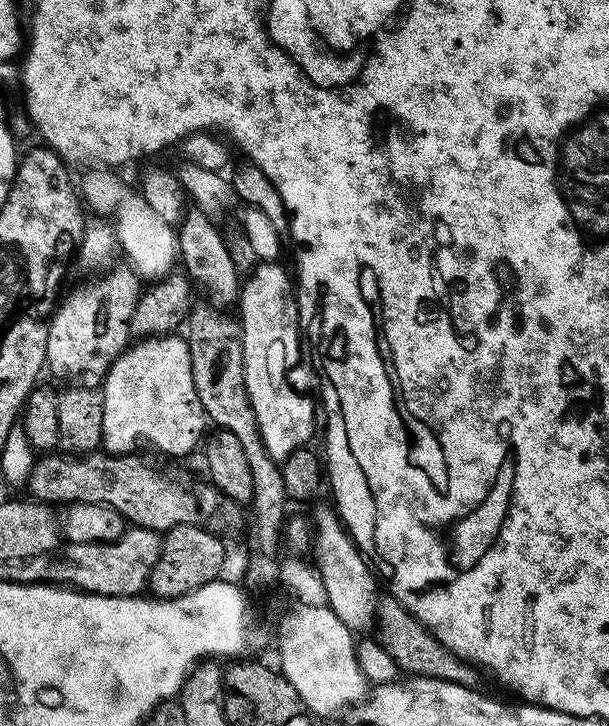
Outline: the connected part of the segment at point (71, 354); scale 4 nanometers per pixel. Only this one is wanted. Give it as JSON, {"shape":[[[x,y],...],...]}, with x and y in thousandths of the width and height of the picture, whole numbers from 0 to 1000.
{"shape":[[[194,368],[122,398],[87,428],[76,466],[76,507],[95,522],[125,526],[130,518],[169,519],[199,485],[212,478],[217,463],[213,441],[230,413],[233,386],[215,368]]]}

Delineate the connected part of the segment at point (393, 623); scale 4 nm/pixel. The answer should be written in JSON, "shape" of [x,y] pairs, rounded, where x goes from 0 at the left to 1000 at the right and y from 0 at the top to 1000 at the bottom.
{"shape":[[[632,818],[619,825],[614,871],[624,875],[619,876],[622,887],[634,895],[634,901],[640,901],[640,906],[647,906],[658,927],[670,926],[663,928],[672,933],[719,934],[767,948],[783,946],[783,921],[768,910],[757,909],[732,890],[726,890],[722,880],[711,871],[704,871],[700,862],[693,862],[693,857],[686,857],[686,851],[680,851],[680,846],[673,846],[673,840],[667,840],[667,835],[660,835],[660,829],[654,829],[650,821]]]}

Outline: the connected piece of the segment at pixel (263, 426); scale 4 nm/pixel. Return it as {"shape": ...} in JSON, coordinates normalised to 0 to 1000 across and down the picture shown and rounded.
{"shape":[[[427,361],[427,362],[424,362],[424,364],[422,364],[422,366],[420,366],[420,371],[417,371],[417,372],[415,372],[415,375],[414,375],[414,376],[412,376],[412,379],[409,379],[409,380],[407,380],[407,382],[406,382],[406,384],[402,384],[402,386],[401,386],[401,387],[399,387],[399,391],[397,391],[397,395],[396,395],[396,398],[394,398],[394,410],[392,410],[392,415],[391,415],[391,426],[392,426],[392,424],[394,424],[394,430],[392,430],[392,428],[391,428],[391,445],[392,445],[392,448],[394,448],[394,470],[396,470],[396,471],[397,471],[397,504],[399,504],[399,506],[401,506],[401,525],[402,525],[402,526],[404,526],[404,543],[406,543],[406,544],[407,544],[407,552],[409,552],[409,554],[411,554],[411,559],[412,559],[412,561],[414,561],[414,563],[415,563],[415,565],[417,565],[417,576],[419,576],[419,577],[420,577],[420,580],[422,580],[422,581],[424,581],[424,592],[425,592],[425,594],[427,594],[427,596],[429,596],[429,598],[430,598],[430,609],[432,609],[432,610],[433,610],[433,613],[435,613],[435,614],[437,614],[437,620],[438,620],[438,621],[440,621],[440,624],[442,624],[442,625],[443,625],[443,631],[445,631],[445,632],[447,632],[447,634],[452,634],[452,635],[455,635],[455,636],[465,636],[465,634],[468,634],[468,631],[471,631],[471,628],[475,628],[475,627],[476,627],[476,625],[483,625],[483,620],[489,620],[489,618],[491,618],[491,617],[496,617],[496,616],[501,616],[501,613],[504,613],[504,612],[506,612],[506,610],[507,610],[507,607],[506,607],[506,605],[509,605],[509,603],[511,603],[511,601],[512,601],[512,594],[516,594],[516,592],[517,592],[517,590],[519,590],[519,567],[521,567],[521,573],[522,573],[522,562],[521,562],[521,558],[519,558],[519,556],[517,556],[517,555],[516,555],[516,551],[514,551],[514,556],[516,556],[516,558],[512,558],[512,551],[511,551],[511,548],[509,548],[509,547],[506,547],[506,545],[498,545],[498,543],[496,543],[496,541],[493,541],[493,540],[491,540],[491,537],[489,537],[489,536],[486,536],[486,534],[484,534],[484,532],[483,532],[483,530],[479,530],[479,529],[478,529],[478,526],[476,526],[476,525],[473,525],[473,511],[476,511],[476,510],[478,510],[478,507],[479,507],[479,506],[483,506],[483,504],[484,504],[484,501],[486,501],[486,500],[489,500],[489,499],[491,499],[491,496],[493,496],[493,441],[491,441],[491,438],[489,438],[489,437],[486,437],[486,419],[484,419],[484,416],[483,416],[483,415],[479,415],[479,386],[481,386],[481,382],[479,382],[479,380],[478,380],[478,379],[476,379],[476,375],[475,375],[475,380],[476,380],[476,382],[473,382],[473,375],[471,375],[471,372],[470,372],[470,371],[466,371],[466,369],[465,369],[465,366],[463,366],[463,365],[465,365],[465,362],[460,362],[460,361]]]}

